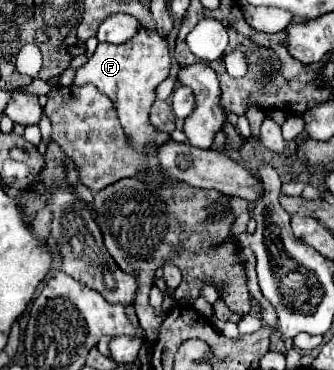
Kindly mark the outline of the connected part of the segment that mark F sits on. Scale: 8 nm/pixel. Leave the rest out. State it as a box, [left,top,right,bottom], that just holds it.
[74,26,170,184]

